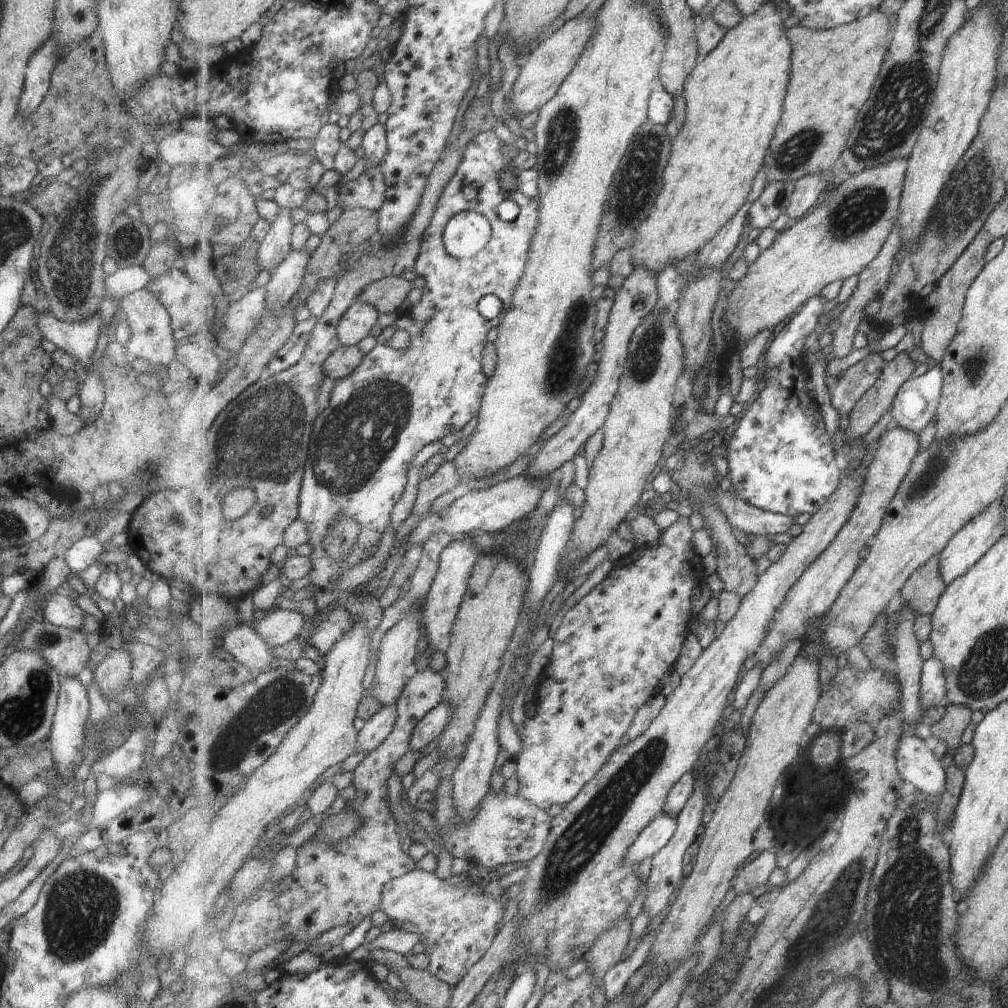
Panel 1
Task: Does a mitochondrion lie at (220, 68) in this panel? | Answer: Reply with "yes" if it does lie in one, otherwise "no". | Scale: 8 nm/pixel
no

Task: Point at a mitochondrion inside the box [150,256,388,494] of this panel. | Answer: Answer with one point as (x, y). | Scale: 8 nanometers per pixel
(264, 438)

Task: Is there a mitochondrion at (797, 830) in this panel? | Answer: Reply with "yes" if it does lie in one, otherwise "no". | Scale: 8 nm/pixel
no

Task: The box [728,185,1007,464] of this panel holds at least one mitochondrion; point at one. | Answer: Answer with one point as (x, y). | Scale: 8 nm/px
(975, 364)

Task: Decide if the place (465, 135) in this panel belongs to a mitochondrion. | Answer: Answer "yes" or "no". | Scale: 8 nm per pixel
no

